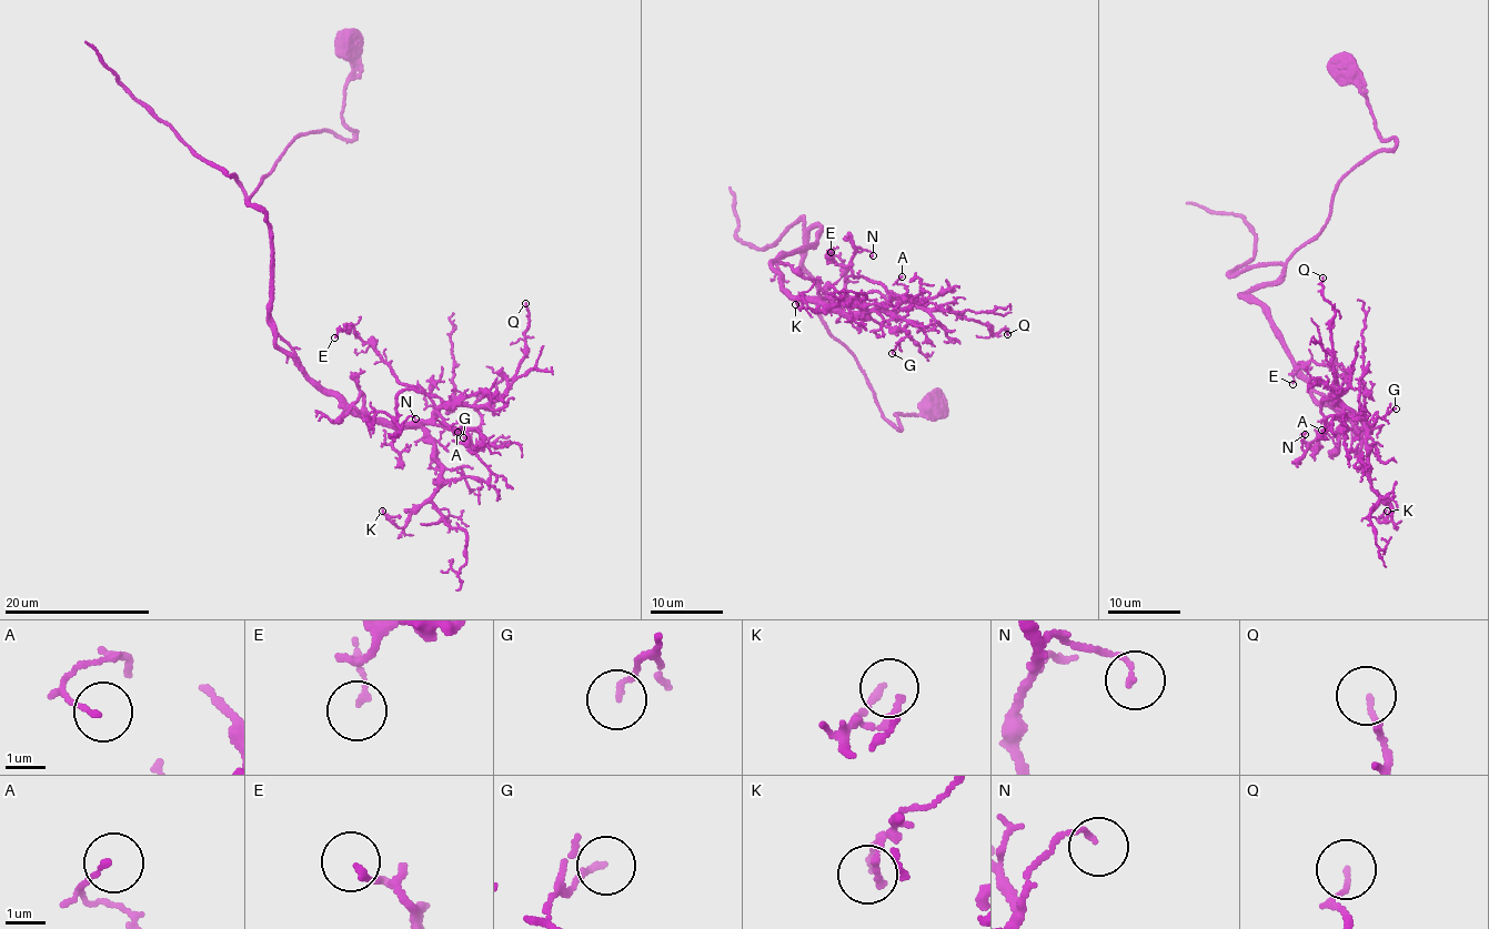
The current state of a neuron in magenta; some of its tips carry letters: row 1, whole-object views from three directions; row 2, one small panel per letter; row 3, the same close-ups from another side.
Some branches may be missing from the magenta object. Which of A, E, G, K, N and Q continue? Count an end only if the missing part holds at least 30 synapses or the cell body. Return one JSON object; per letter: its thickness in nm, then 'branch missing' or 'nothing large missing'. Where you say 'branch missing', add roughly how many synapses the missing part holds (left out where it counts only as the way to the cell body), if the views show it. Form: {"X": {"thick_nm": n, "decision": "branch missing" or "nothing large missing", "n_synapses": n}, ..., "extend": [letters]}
{"A": {"thick_nm": 110, "decision": "nothing large missing"}, "E": {"thick_nm": 120, "decision": "nothing large missing"}, "G": {"thick_nm": 120, "decision": "nothing large missing"}, "K": {"thick_nm": 140, "decision": "nothing large missing"}, "N": {"thick_nm": 120, "decision": "nothing large missing"}, "Q": {"thick_nm": 90, "decision": "nothing large missing"}, "extend": []}

